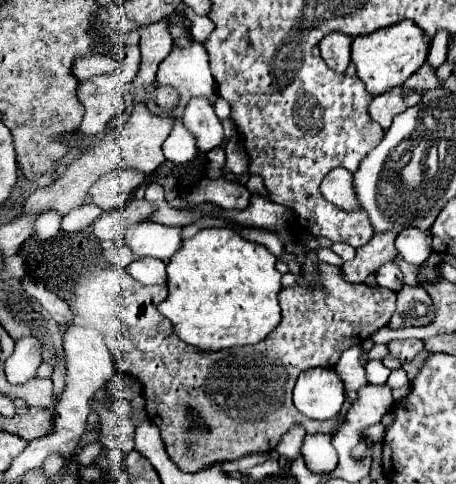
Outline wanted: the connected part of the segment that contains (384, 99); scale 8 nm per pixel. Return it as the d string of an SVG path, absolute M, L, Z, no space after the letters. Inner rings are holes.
M395 86L389 92L373 96L368 109L369 114L375 122L381 124L383 130L387 130L393 118L409 106L415 106L423 98L423 94L423 90L403 90L401 86Z

